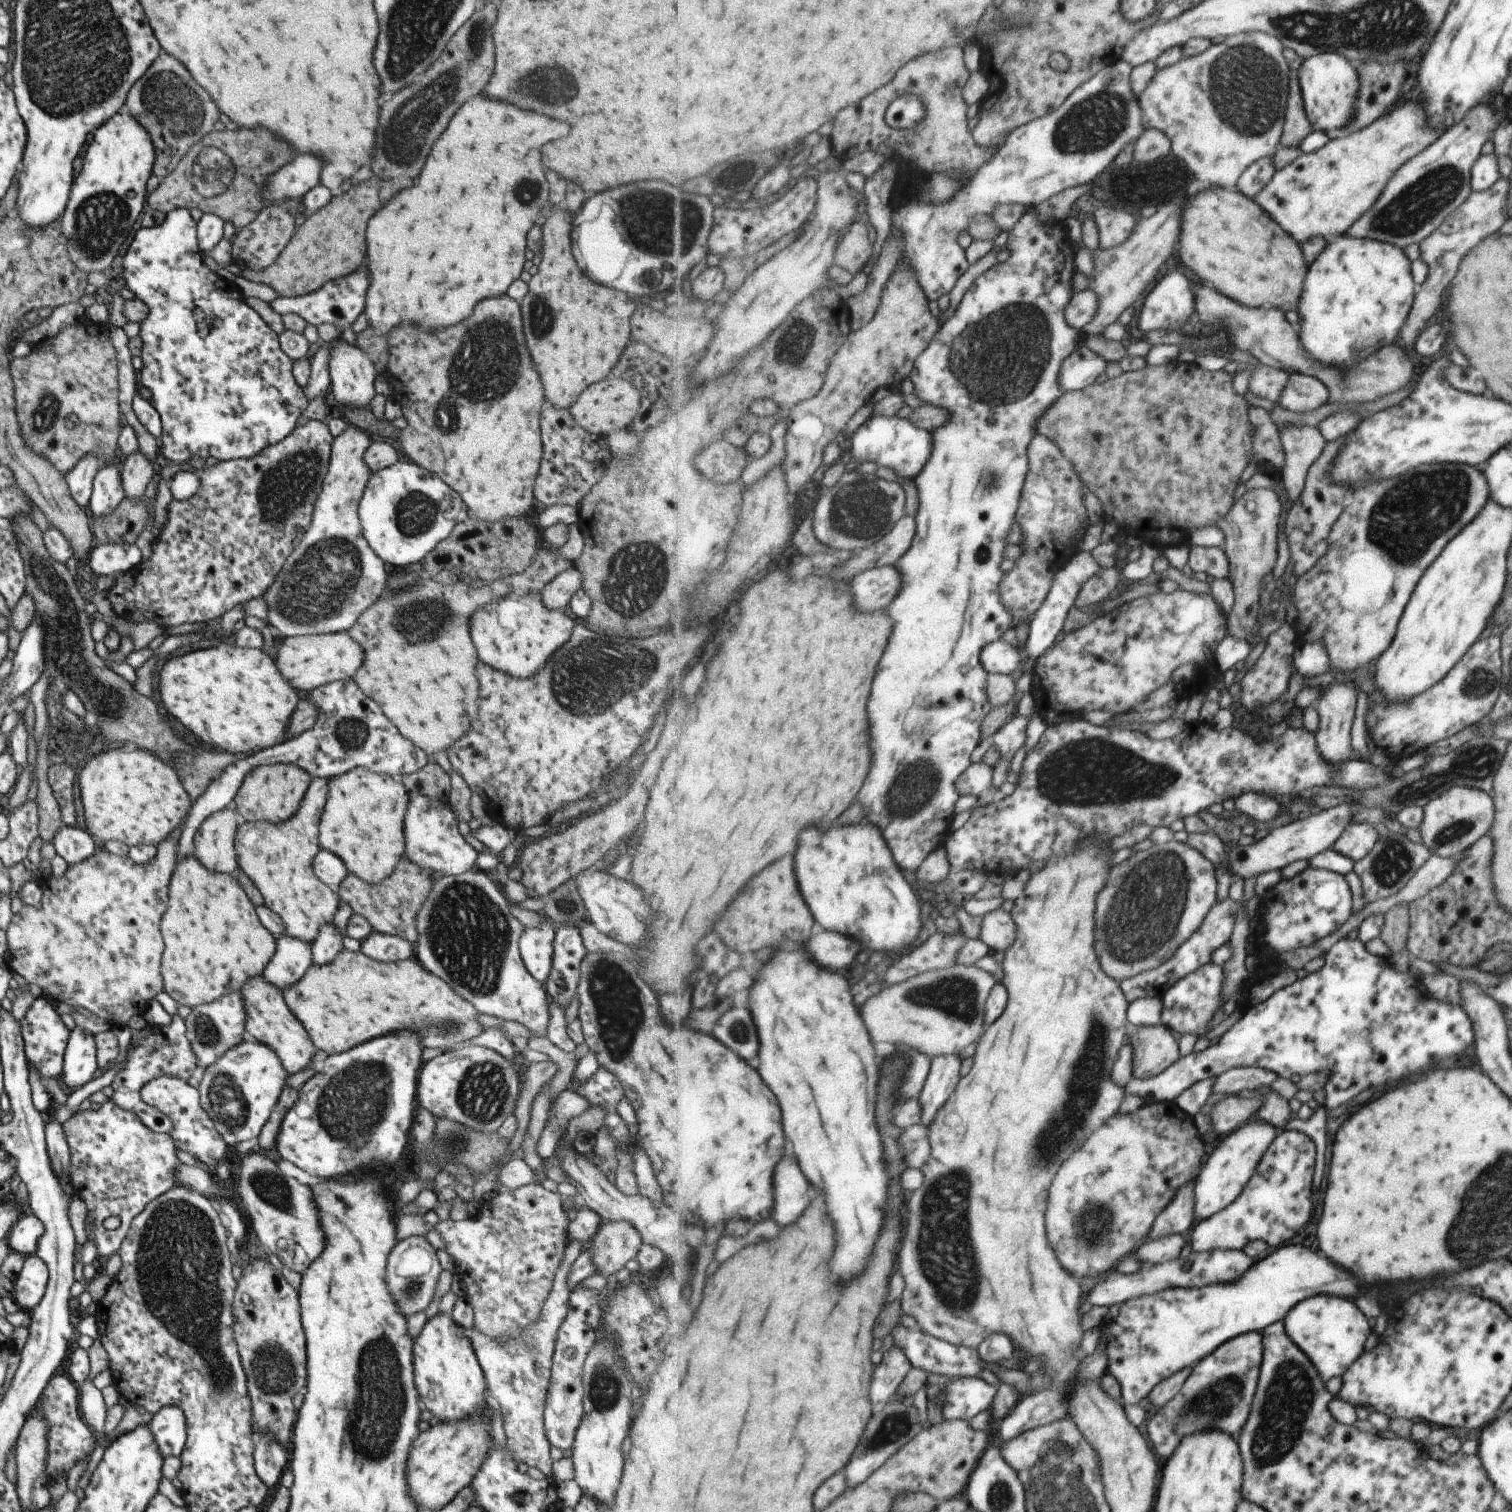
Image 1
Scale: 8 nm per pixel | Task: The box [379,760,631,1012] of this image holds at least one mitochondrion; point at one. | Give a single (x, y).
(470, 939)

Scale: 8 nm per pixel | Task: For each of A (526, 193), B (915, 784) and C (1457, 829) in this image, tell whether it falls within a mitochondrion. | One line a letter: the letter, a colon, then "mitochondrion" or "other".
A: mitochondrion
B: mitochondrion
C: mitochondrion

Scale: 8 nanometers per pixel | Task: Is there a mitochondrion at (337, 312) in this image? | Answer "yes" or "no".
no

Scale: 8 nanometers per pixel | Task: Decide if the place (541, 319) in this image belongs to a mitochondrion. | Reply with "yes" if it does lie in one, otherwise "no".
yes

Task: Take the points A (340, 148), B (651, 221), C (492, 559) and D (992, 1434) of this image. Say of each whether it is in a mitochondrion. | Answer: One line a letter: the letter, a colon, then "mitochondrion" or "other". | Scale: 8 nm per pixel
A: other
B: mitochondrion
C: other
D: other

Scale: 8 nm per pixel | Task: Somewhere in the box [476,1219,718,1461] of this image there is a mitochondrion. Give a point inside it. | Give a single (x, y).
(607, 1387)

